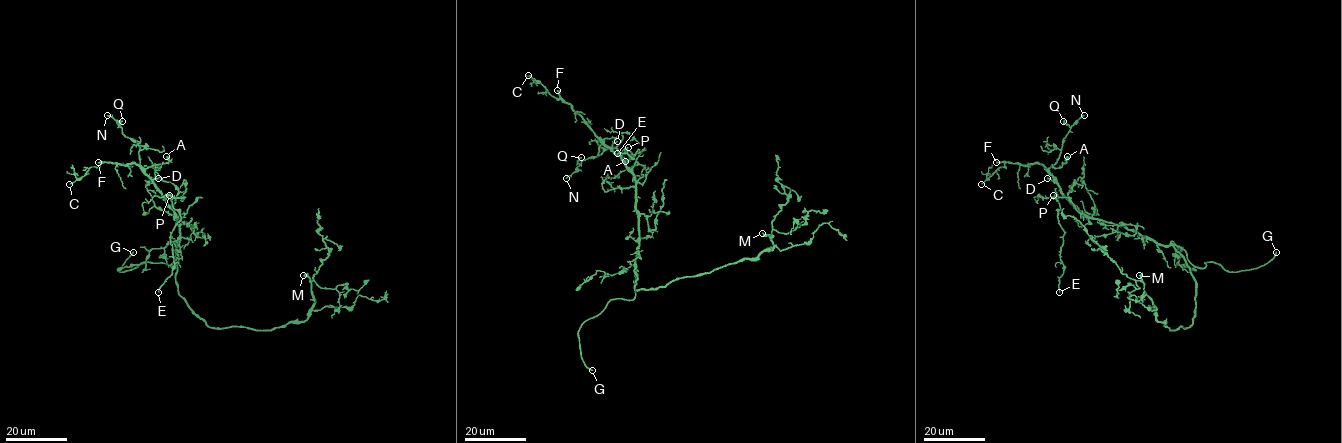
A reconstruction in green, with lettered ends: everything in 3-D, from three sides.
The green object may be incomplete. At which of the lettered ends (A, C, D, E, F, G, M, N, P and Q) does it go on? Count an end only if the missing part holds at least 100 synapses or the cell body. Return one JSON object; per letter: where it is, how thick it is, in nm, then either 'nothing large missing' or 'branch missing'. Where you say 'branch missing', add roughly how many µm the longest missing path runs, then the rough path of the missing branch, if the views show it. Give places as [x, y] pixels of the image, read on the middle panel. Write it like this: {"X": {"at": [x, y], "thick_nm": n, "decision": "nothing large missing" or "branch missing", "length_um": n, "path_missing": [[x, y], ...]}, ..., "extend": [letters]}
{"A": {"at": [625, 161], "thick_nm": 600, "decision": "nothing large missing"}, "C": {"at": [528, 75], "thick_nm": 140, "decision": "nothing large missing"}, "D": {"at": [617, 141], "thick_nm": 120, "decision": "nothing large missing"}, "E": {"at": [617, 153], "thick_nm": 160, "decision": "nothing large missing"}, "F": {"at": [557, 90], "thick_nm": 240, "decision": "branch missing", "length_um": 90}, "G": {"at": [592, 370], "thick_nm": 240, "decision": "branch missing", "length_um": 15}, "M": {"at": [762, 233], "thick_nm": 320, "decision": "nothing large missing"}, "N": {"at": [566, 178], "thick_nm": 190, "decision": "nothing large missing"}, "P": {"at": [628, 147], "thick_nm": 200, "decision": "nothing large missing"}, "Q": {"at": [581, 157], "thick_nm": 240, "decision": "nothing large missing"}, "extend": ["F", "G"]}

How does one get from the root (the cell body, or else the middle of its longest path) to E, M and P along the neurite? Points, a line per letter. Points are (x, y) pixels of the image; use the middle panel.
E: (637, 289), (635, 176), (621, 155), (640, 152), (631, 158), (617, 153)
M: (637, 289), (658, 289), (680, 278), (710, 273), (744, 258), (756, 258), (774, 246), (770, 237), (762, 233)
P: (637, 289), (634, 267), (638, 217), (635, 176), (621, 158), (628, 147)

